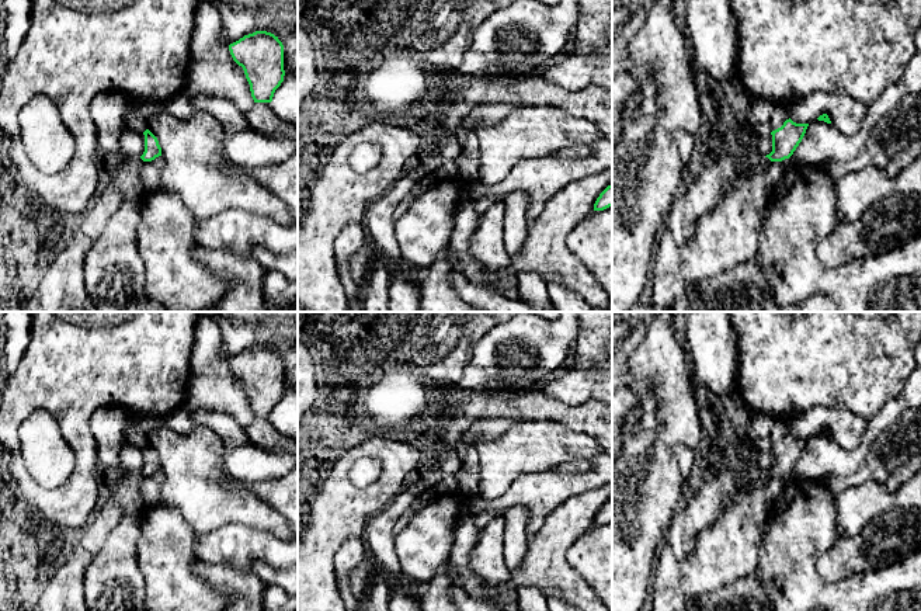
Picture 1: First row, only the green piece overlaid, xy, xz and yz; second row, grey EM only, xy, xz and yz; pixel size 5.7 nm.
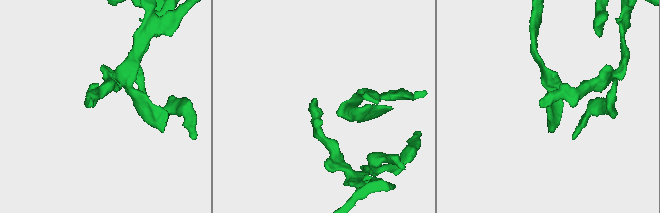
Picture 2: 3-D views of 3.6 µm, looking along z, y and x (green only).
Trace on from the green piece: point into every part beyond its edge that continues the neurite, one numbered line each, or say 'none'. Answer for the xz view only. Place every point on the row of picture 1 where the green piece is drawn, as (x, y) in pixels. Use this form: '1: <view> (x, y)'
none

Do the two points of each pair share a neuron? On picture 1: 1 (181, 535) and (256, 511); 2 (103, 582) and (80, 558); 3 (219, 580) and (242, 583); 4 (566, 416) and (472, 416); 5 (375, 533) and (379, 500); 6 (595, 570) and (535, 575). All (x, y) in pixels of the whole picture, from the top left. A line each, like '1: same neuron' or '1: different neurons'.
1: different neurons
2: different neurons
3: same neuron
4: same neuron
5: different neurons
6: different neurons

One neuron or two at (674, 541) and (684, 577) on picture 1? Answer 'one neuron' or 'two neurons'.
two neurons

